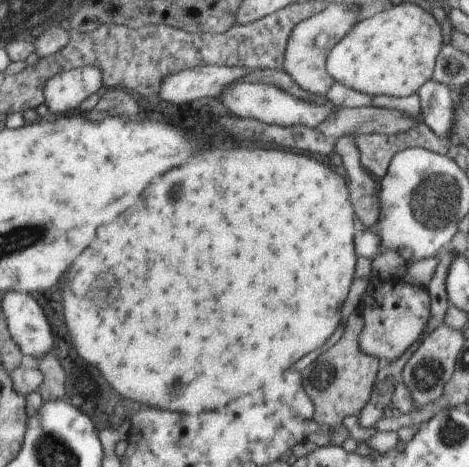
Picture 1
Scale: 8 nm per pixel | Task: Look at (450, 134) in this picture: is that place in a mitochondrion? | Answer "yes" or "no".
no

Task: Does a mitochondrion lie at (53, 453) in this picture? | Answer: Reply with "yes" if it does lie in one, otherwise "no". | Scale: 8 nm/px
yes

